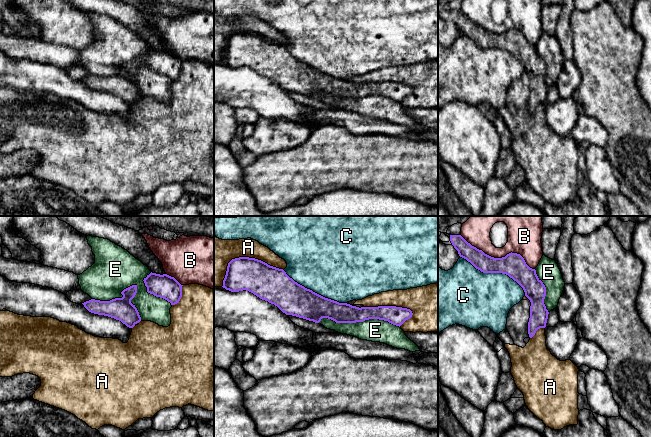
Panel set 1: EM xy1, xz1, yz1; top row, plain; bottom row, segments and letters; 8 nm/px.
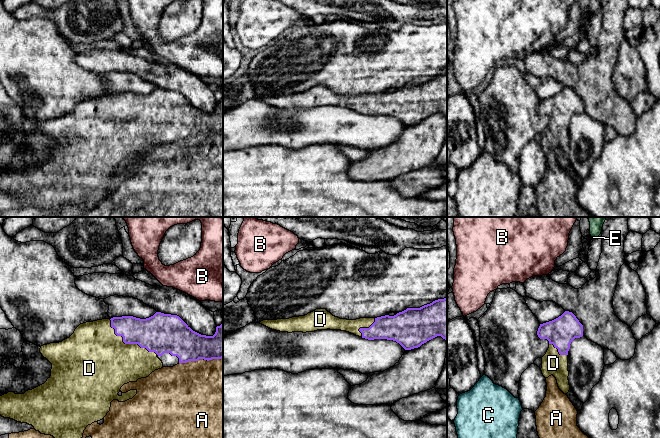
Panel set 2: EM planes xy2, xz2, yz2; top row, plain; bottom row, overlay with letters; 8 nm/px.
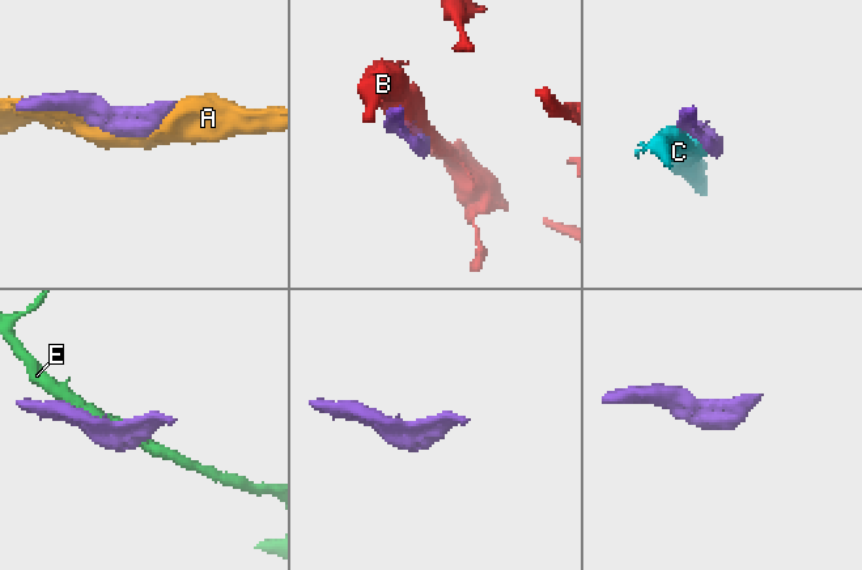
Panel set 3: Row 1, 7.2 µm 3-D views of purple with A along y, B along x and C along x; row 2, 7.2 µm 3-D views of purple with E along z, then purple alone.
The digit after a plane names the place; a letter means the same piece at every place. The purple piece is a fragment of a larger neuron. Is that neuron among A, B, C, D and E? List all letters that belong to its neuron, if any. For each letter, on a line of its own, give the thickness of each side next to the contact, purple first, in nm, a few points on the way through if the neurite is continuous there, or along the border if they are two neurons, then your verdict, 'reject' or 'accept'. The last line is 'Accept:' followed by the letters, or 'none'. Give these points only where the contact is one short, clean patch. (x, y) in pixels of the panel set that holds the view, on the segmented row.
A: calibres 260 and 260 nm; reject
B: calibres 190 and 240 nm; reject
C: calibres 190 and 440 nm; reject
D: calibres 300 and 460 nm; accept
E: calibres 180 and 360 nm; reject
Accept: D

